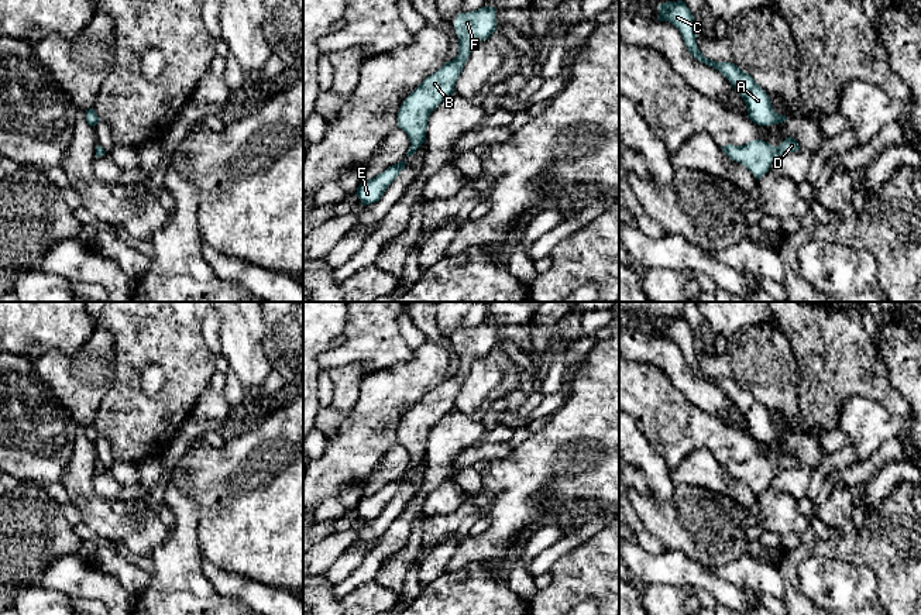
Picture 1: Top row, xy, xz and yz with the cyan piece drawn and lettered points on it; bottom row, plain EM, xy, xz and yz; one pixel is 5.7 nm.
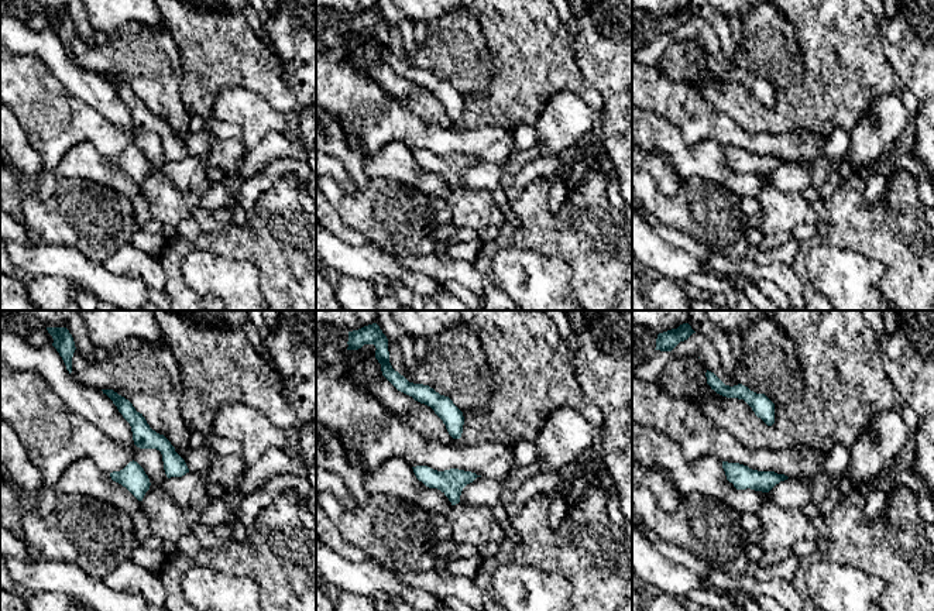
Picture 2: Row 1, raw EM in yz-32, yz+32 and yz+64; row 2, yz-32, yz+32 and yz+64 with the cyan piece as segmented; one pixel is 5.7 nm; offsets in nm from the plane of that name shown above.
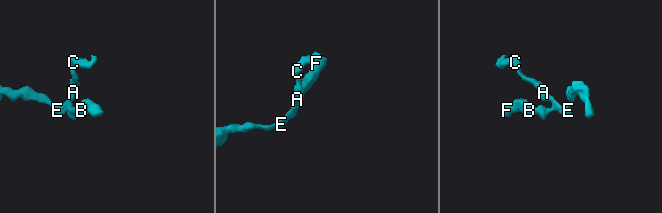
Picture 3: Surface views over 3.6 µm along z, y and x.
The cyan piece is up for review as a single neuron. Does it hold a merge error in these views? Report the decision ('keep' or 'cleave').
keep

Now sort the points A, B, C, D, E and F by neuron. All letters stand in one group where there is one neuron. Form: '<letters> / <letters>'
A B C D E F

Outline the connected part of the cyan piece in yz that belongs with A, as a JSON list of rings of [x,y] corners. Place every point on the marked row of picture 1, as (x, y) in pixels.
[[[683,0],[659,4],[659,21],[671,23],[681,34],[688,52],[700,62],[719,71],[742,96],[748,107],[748,117],[757,126],[771,126],[786,121],[777,114],[769,95],[755,82],[752,75],[731,62],[715,62],[705,58],[695,42],[694,16]]]

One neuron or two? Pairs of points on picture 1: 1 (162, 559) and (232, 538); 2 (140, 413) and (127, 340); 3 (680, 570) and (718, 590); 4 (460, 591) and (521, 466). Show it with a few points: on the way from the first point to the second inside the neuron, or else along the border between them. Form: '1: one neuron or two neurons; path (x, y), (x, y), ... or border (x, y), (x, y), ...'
1: two neurons; border (199, 514), (198, 547), (203, 557)
2: one neuron; path (129, 395), (129, 358)
3: one neuron; path (690, 573), (708, 580)
4: two neurons; border (466, 564), (481, 562), (494, 574), (504, 577)

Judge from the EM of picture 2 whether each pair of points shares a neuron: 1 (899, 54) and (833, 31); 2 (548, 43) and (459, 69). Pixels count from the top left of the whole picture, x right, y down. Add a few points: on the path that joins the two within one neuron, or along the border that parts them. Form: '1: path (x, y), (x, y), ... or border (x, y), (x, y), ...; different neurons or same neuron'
1: border (879, 23), (883, 54), (899, 78); different neurons
2: border (480, 28), (491, 62), (491, 79), (486, 92); different neurons

